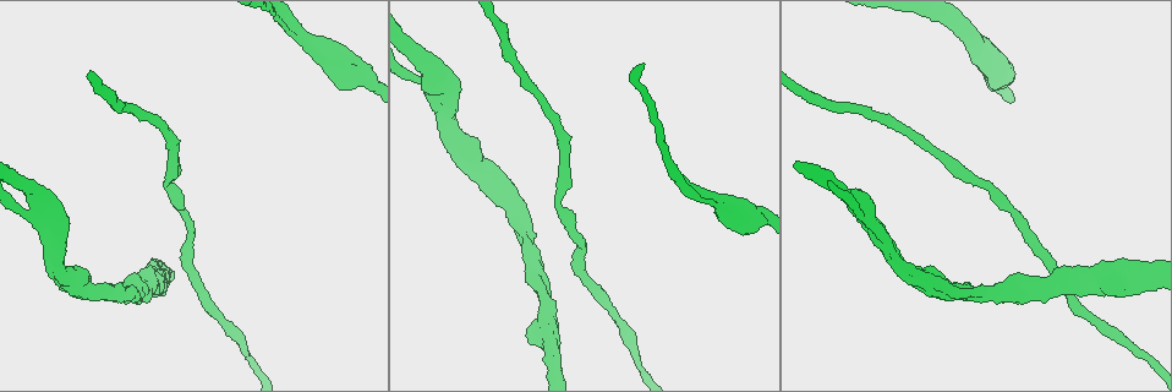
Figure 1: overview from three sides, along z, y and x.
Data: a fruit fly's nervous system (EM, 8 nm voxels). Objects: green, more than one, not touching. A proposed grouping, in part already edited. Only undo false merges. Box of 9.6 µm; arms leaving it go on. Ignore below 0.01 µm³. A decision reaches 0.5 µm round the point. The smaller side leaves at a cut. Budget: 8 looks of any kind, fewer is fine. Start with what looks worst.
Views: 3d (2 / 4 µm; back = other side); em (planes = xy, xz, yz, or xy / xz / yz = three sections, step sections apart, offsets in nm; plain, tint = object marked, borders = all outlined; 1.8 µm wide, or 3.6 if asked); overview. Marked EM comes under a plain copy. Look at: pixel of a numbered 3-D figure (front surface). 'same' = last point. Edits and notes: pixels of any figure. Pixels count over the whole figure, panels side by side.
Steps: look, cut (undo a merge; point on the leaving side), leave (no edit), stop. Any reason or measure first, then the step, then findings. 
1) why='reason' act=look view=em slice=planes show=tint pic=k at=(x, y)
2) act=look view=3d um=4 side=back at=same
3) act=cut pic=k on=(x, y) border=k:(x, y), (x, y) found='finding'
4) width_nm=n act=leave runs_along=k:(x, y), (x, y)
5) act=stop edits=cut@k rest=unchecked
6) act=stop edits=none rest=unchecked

why='two arms in line, one across' act=look view=em um=3.6 slice=planes show=borders pic=1 at=(43, 196)

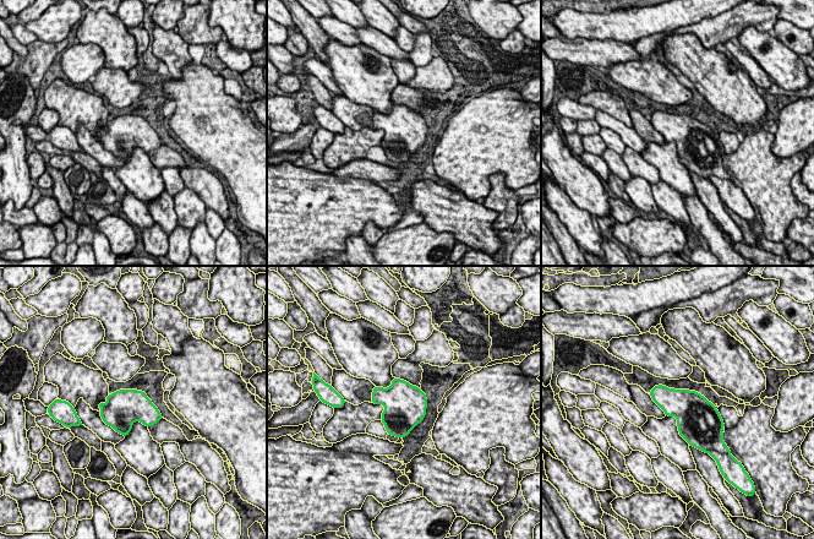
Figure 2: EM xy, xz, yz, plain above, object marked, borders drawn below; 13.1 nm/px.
act=leave found='one cell here'

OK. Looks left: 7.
why='two arms in line, one across' act=look view=em um=3.6 slice=xz step=16 show=tint pic=1 at=(546, 317)

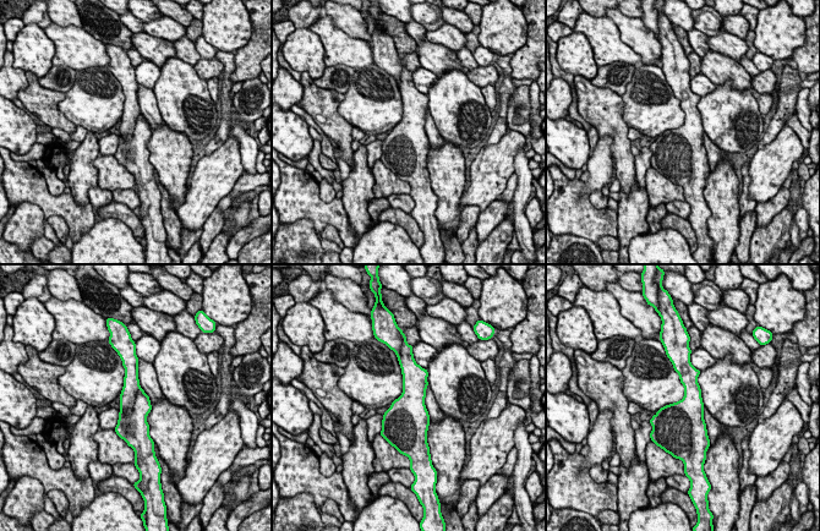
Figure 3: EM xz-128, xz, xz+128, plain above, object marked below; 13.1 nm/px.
why='another direction' act=look view=em um=3.6 slice=planes show=borders at=same

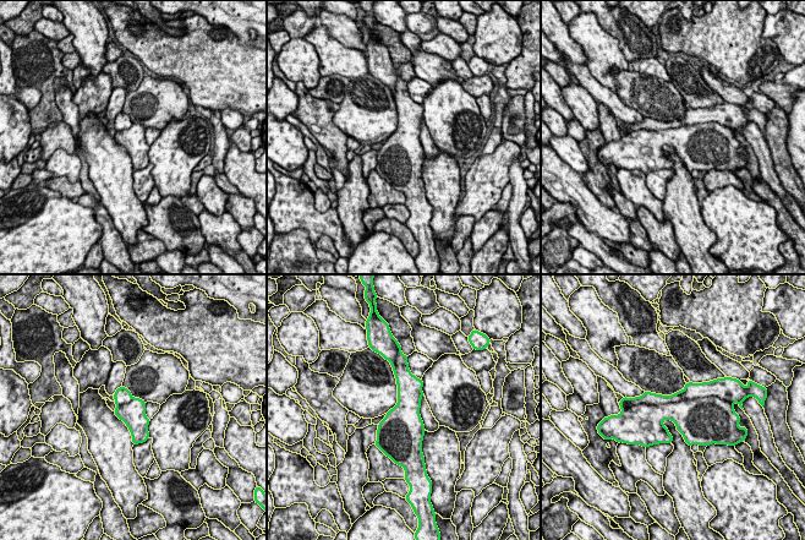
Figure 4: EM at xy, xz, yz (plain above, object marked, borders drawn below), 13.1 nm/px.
width_nm=360 act=leave found='continuous, no second cell'

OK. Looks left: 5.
why='abrupt turn' act=look view=em slice=xy step=8 show=tint pic=1 at=(1013, 295)

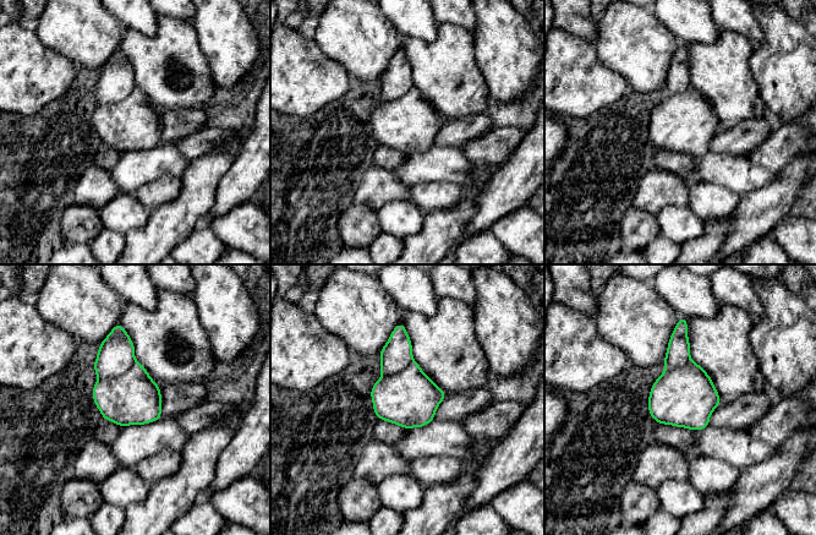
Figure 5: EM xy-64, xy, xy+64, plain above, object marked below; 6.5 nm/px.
why='cut it another way' act=look view=em slice=planes show=tint at=same

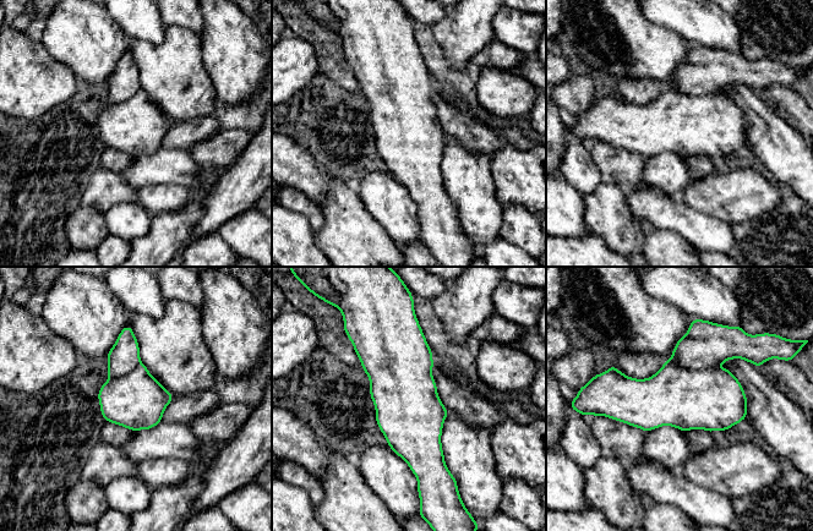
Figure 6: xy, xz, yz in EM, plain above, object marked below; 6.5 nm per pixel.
act=leave found='continuous, no second cell'

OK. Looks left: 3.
act=stop edits=none rest=unchecked

